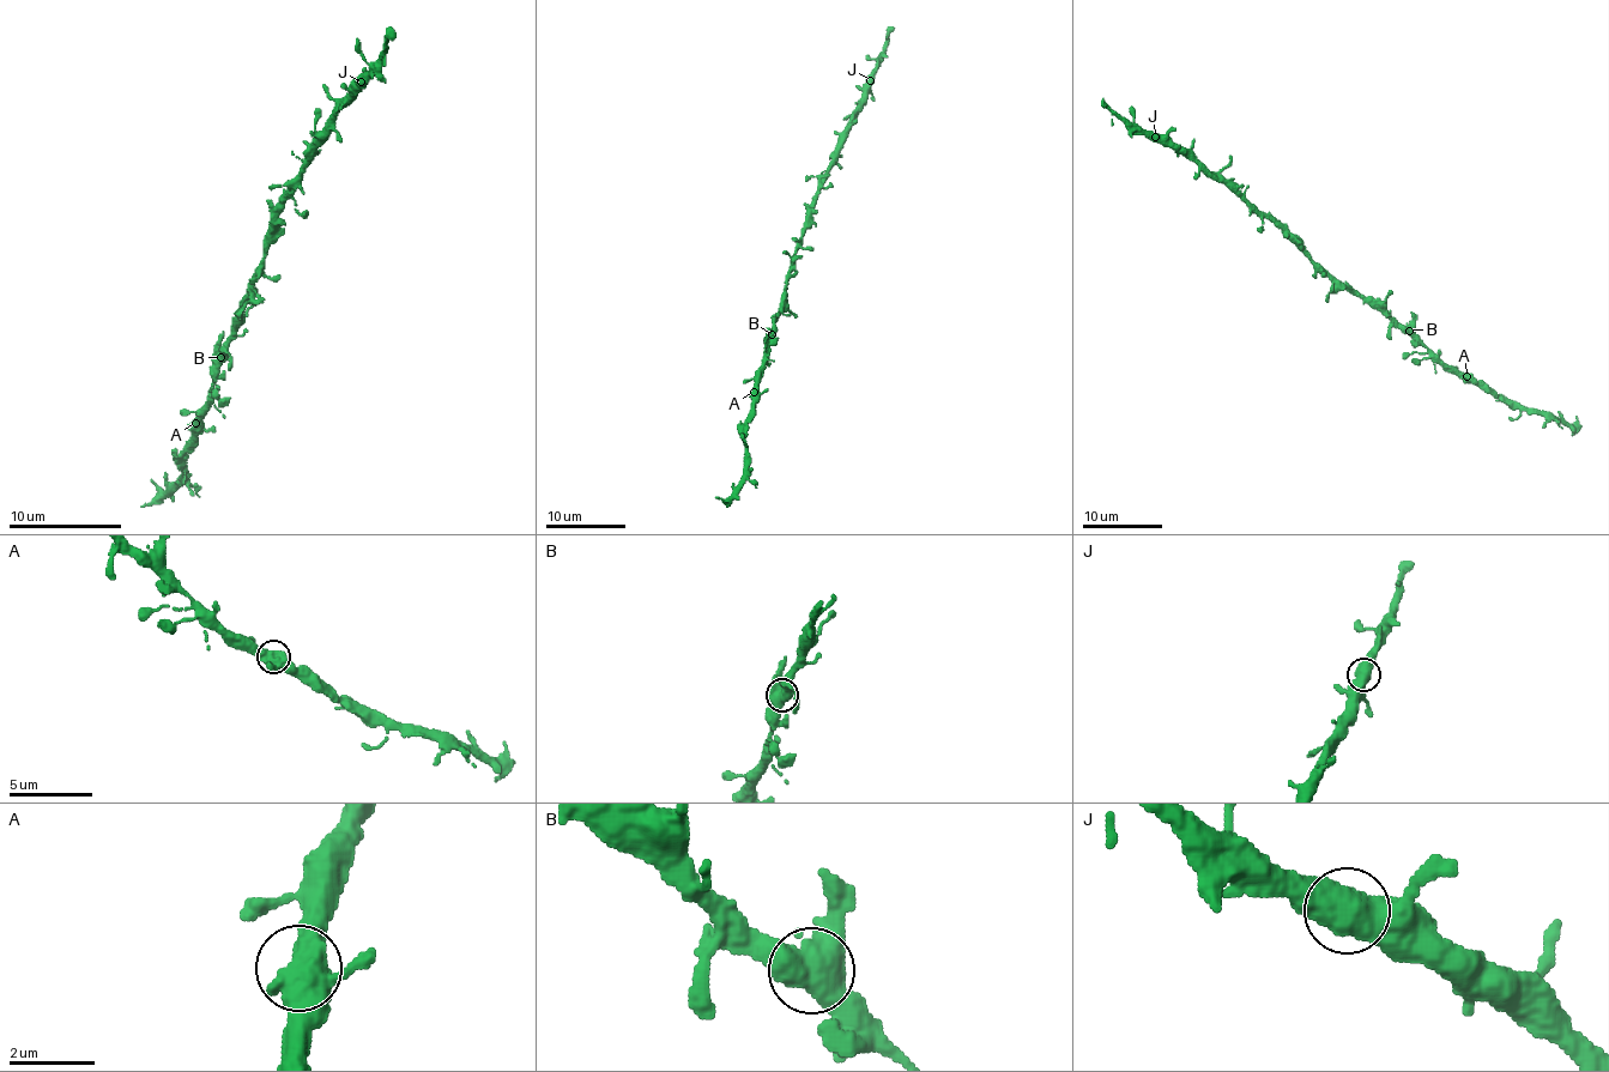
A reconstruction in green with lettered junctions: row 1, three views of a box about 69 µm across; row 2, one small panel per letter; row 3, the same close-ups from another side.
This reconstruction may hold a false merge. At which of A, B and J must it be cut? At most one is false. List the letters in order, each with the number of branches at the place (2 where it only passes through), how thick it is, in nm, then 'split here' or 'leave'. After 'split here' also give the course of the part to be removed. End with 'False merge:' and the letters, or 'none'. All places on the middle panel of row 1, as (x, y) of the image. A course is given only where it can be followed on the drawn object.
A: 2 branches meet; 600 nm thick; leave
B: 3 branches meet; 500 nm thick; leave
J: 2 branches meet; 600 nm thick; leave
False merge: none

